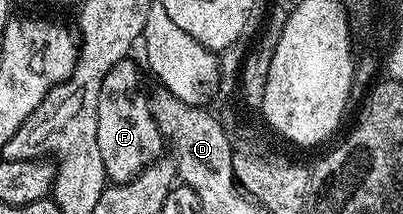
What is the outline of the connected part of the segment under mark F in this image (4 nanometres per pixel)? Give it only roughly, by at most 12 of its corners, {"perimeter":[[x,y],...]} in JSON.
{"perimeter":[[131,59],[97,99],[97,147],[111,183],[164,156],[165,138]]}

